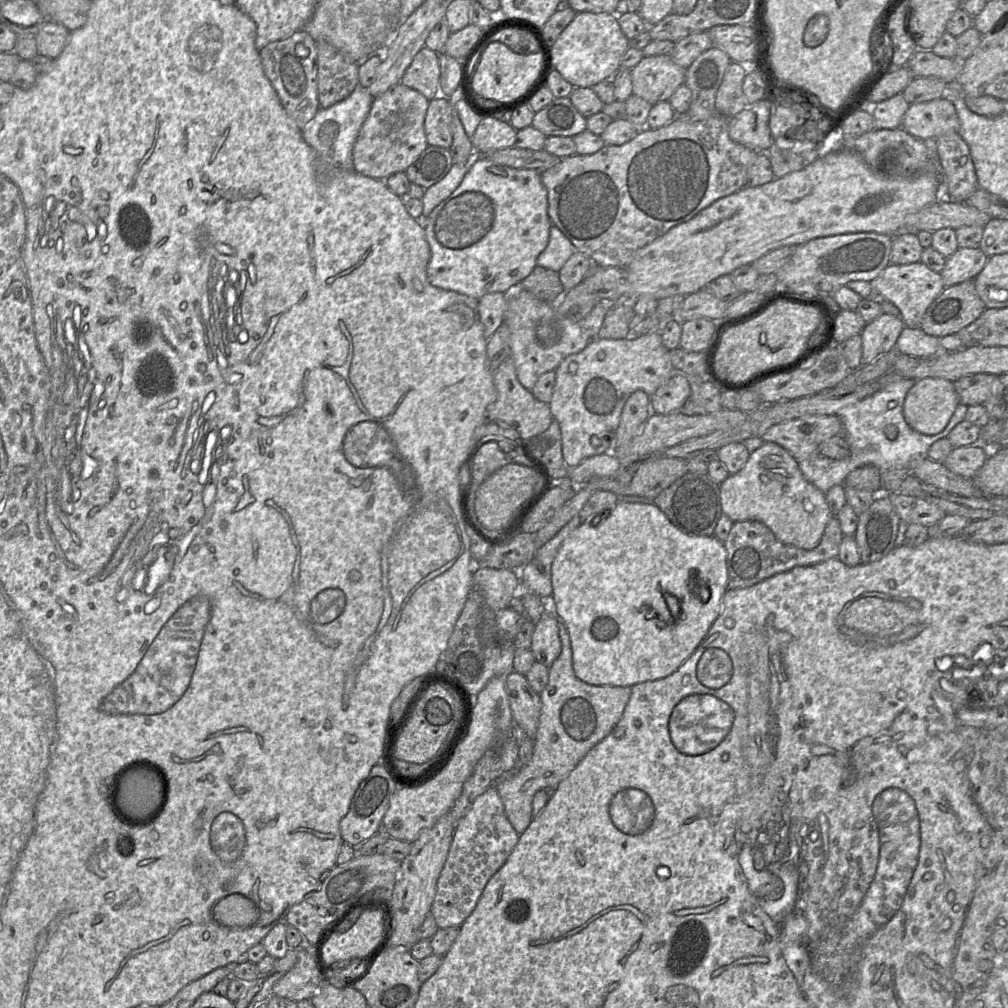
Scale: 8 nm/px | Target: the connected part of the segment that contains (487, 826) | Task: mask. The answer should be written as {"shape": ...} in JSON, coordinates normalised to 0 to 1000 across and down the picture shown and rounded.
{"shape":[[[491,779],[487,780],[452,817],[427,903],[436,921],[456,920],[459,917],[470,903],[484,873],[501,857],[515,830],[502,810]]]}

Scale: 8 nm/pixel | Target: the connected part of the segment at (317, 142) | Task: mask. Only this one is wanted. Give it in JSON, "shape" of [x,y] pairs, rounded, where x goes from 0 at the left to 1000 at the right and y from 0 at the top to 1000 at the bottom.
{"shape":[[[355,82],[343,98],[326,107],[317,106],[312,117],[299,128],[303,141],[312,149],[318,162],[319,174],[335,170],[351,170],[350,146],[366,113],[369,100],[370,96],[365,88]]]}

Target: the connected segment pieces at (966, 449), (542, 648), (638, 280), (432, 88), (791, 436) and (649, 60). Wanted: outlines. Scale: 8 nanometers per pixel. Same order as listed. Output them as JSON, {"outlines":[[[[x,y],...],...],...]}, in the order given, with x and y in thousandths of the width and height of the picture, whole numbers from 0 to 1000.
{"outlines":[[[[973,439],[945,444],[936,461],[943,468],[964,475],[976,461],[982,447]]],[[[541,598],[541,607],[531,619],[526,644],[532,655],[543,662],[548,660],[557,647],[554,619],[547,598]]],[[[833,148],[831,150],[825,150],[821,151],[819,153],[816,153],[814,156],[811,157],[807,162],[802,164],[796,169],[786,171],[784,173],[781,173],[775,177],[768,177],[765,181],[762,181],[758,184],[755,185],[750,185],[750,186],[744,186],[744,185],[738,185],[734,188],[728,190],[727,192],[724,192],[722,194],[719,194],[717,196],[712,197],[708,201],[706,201],[704,204],[700,205],[699,207],[695,208],[693,211],[691,211],[688,216],[685,218],[678,220],[674,223],[669,224],[666,226],[664,229],[662,229],[659,233],[654,235],[652,238],[649,240],[641,243],[640,245],[636,246],[628,255],[627,259],[623,262],[623,264],[620,266],[622,268],[622,277],[625,282],[625,293],[624,295],[620,296],[621,298],[625,298],[626,300],[631,297],[634,294],[637,293],[645,293],[648,294],[652,297],[657,297],[661,295],[666,295],[666,294],[682,294],[684,292],[688,292],[695,287],[698,287],[704,280],[707,278],[713,276],[714,274],[717,273],[724,273],[728,268],[732,267],[735,264],[741,263],[741,262],[746,262],[756,254],[762,252],[763,250],[779,245],[779,244],[785,244],[785,243],[796,243],[800,240],[803,240],[805,238],[811,237],[811,236],[815,236],[815,235],[821,235],[821,234],[827,234],[827,233],[833,233],[833,232],[839,232],[839,231],[849,231],[849,230],[869,230],[872,232],[879,232],[879,233],[890,233],[891,230],[895,227],[895,221],[897,217],[903,213],[911,210],[914,208],[916,205],[921,204],[927,200],[929,200],[933,195],[935,195],[935,166],[934,166],[934,177],[931,177],[931,174],[928,174],[927,172],[910,172],[905,175],[900,175],[900,176],[892,176],[892,177],[882,177],[873,173],[869,173],[866,169],[863,168],[863,166],[856,160],[856,158],[849,153],[846,150],[840,149],[840,148]]],[[[421,46],[411,56],[397,82],[429,99],[436,93],[436,78],[435,53]]],[[[800,412],[764,424],[755,435],[781,446],[791,457],[813,451],[813,441],[826,433],[836,431],[830,412]]],[[[664,54],[639,57],[626,68],[627,92],[647,104],[663,100],[668,92],[680,82],[681,68],[671,63]]]]}

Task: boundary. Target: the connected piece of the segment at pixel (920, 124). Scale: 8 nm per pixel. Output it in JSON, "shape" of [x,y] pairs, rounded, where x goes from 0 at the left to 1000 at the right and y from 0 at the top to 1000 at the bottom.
{"shape":[[[935,96],[904,103],[897,113],[894,127],[907,136],[926,140],[940,130],[951,131],[951,118],[945,102]]]}

